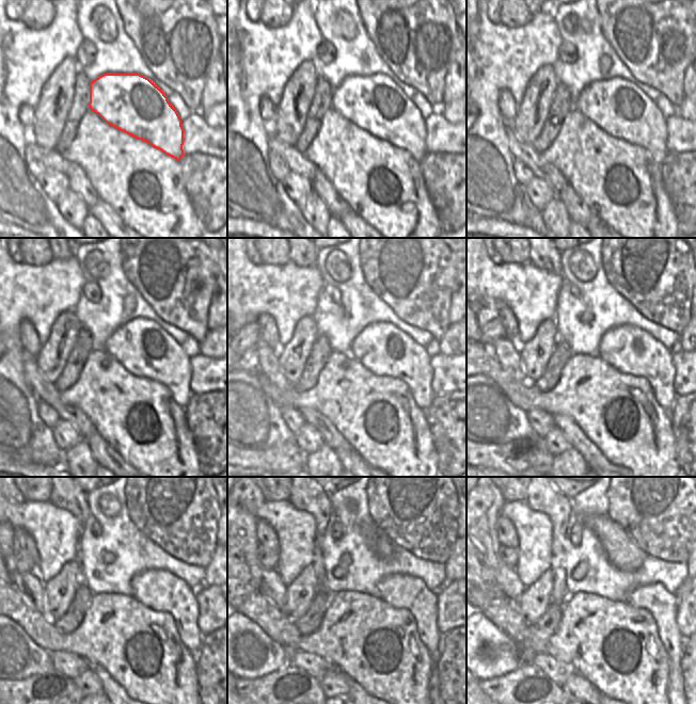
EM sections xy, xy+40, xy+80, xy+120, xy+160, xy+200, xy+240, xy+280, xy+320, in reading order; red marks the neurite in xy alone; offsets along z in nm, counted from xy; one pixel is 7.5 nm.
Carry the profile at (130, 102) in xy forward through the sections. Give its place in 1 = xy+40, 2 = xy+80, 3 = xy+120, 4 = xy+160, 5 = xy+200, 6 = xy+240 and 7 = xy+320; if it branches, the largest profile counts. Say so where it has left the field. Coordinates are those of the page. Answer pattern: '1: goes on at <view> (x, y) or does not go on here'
1: goes on at xy+40 (375, 104)
2: goes on at xy+80 (618, 107)
3: goes on at xy+120 (141, 346)
4: goes on at xy+160 (383, 349)
5: goes on at xy+200 (632, 351)
6: goes on at xy+240 (159, 590)
7: goes on at xy+320 (662, 605)

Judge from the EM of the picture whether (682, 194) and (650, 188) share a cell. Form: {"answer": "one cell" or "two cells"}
{"answer": "two cells"}

